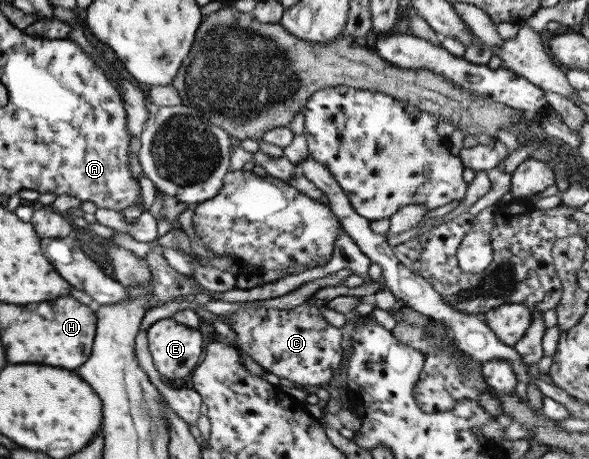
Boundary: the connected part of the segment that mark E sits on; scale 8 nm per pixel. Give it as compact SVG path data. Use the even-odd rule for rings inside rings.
M173 317L155 321L147 330L153 364L168 379L184 379L200 363L204 339L200 330L190 329Z

